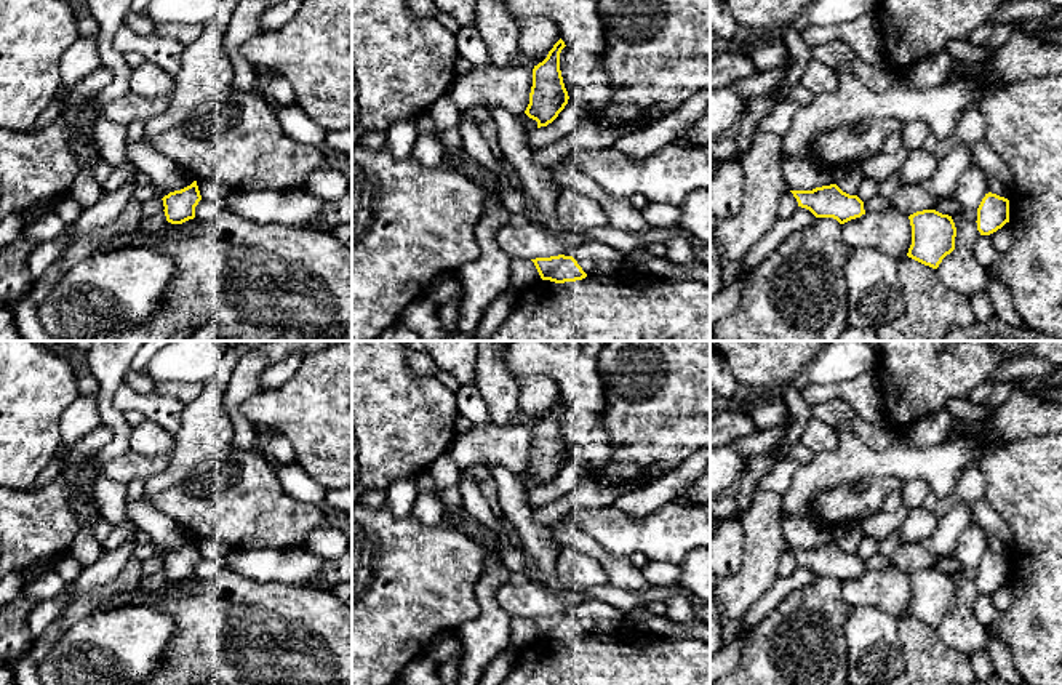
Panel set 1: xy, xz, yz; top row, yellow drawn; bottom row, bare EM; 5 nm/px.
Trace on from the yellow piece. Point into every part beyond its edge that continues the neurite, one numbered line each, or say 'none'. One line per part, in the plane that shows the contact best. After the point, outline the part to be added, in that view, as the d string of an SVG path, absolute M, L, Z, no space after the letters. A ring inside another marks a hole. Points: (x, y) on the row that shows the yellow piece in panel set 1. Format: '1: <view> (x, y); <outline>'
none

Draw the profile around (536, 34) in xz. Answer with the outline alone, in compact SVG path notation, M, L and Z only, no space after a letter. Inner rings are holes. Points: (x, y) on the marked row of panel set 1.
M544 16L518 18L518 48L528 56L545 56L561 38L555 21Z

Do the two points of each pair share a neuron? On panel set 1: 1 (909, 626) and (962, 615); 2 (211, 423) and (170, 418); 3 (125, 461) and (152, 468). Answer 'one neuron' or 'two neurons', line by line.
1: two neurons
2: two neurons
3: one neuron

